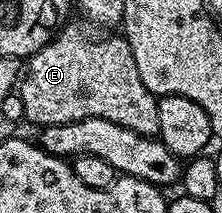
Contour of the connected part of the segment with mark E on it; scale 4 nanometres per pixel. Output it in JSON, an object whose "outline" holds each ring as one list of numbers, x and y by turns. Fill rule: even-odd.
{"outline":[[74,21,68,22,55,32,55,36,52,37,44,47,37,49,37,53,33,53,26,60,25,70,22,72,21,78,17,84,17,99,19,95,20,101,23,102,24,117,31,123,39,123,38,126,40,128,52,127,58,123,72,123,75,119,105,117,105,121,117,121,117,125,125,125,125,129,133,129,133,133,158,136,159,126,157,125,157,109,159,108,159,99,153,93,149,93,149,89,145,89,145,81,141,81,141,73,137,73,137,61,133,61,133,49,129,49,129,45,122,34,99,33,103,35,90,35,90,33,86,31,88,28,86,26,83,27,78,27]]}

